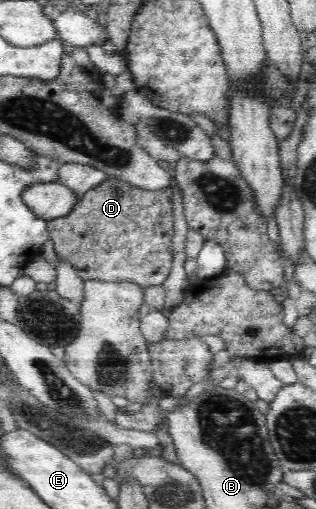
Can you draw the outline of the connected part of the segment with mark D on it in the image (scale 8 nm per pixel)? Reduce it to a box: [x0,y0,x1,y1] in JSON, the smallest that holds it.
[47,177,174,288]

